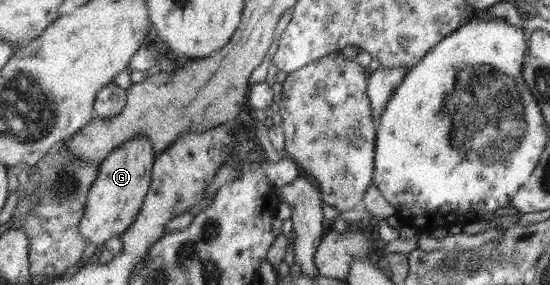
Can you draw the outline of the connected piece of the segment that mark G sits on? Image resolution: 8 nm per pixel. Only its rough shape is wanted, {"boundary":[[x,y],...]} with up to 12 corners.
{"boundary":[[149,138],[100,162],[79,234],[104,248],[135,222],[152,181]]}

